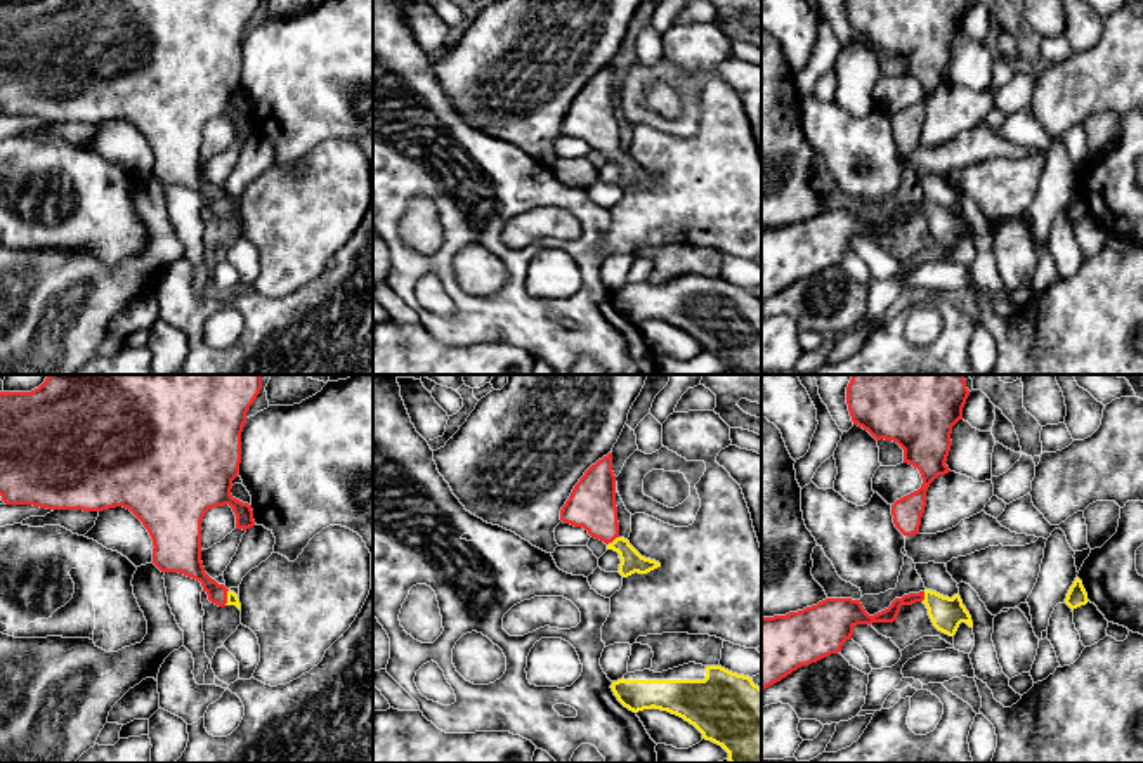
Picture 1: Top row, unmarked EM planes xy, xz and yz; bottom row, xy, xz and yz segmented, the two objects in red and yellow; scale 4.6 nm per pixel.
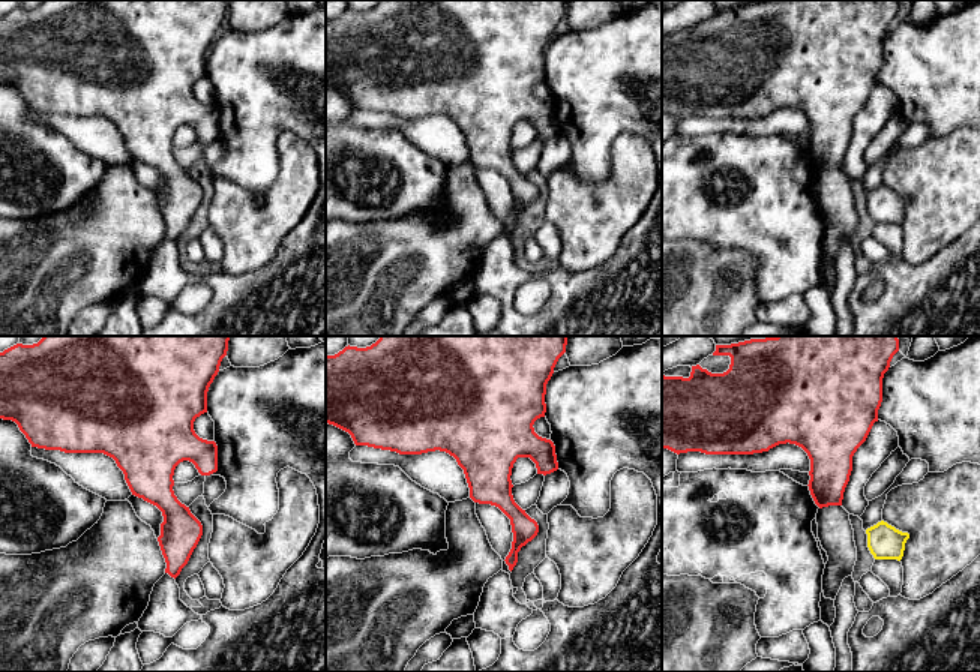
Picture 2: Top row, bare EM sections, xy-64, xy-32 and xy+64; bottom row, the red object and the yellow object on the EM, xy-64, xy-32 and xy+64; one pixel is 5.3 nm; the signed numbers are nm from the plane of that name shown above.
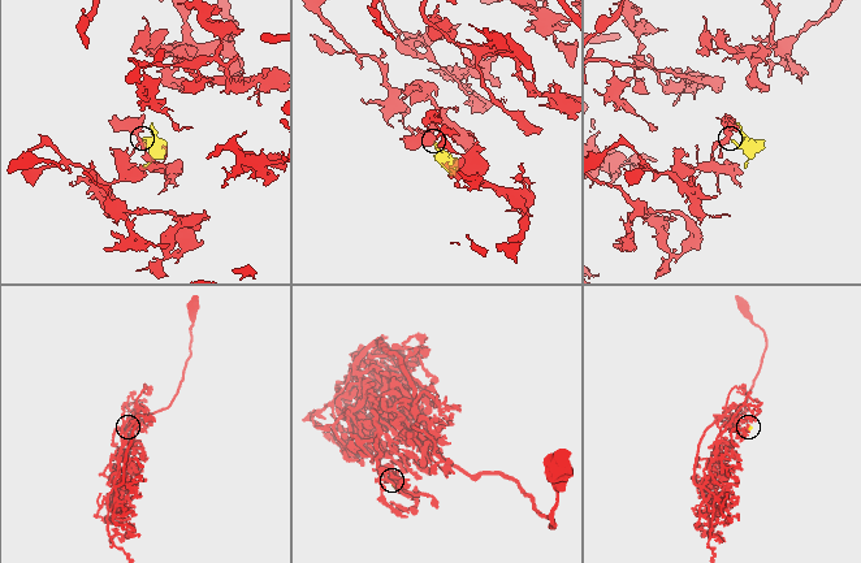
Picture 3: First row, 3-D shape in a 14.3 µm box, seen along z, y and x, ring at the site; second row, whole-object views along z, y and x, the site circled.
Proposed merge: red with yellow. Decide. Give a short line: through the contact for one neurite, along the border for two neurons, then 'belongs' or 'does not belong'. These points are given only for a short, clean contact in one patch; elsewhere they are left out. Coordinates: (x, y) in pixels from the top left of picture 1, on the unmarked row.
line xz (592, 117), (613, 151), (632, 172); belongs

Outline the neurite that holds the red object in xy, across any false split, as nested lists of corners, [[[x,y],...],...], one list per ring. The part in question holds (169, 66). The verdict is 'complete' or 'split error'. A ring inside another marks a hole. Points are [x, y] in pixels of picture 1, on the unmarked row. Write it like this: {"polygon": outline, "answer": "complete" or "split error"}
{"polygon": [[[35,0],[31,3],[0,3],[0,108],[5,116],[33,116],[47,121],[102,123],[116,118],[130,121],[153,151],[153,175],[161,184],[179,184],[201,194],[208,212],[219,218],[236,217],[239,210],[212,191],[201,173],[201,132],[215,118],[229,116],[236,127],[236,140],[255,137],[251,116],[231,106],[232,92],[239,87],[241,43],[246,24],[262,0]]], "answer": "split error"}

